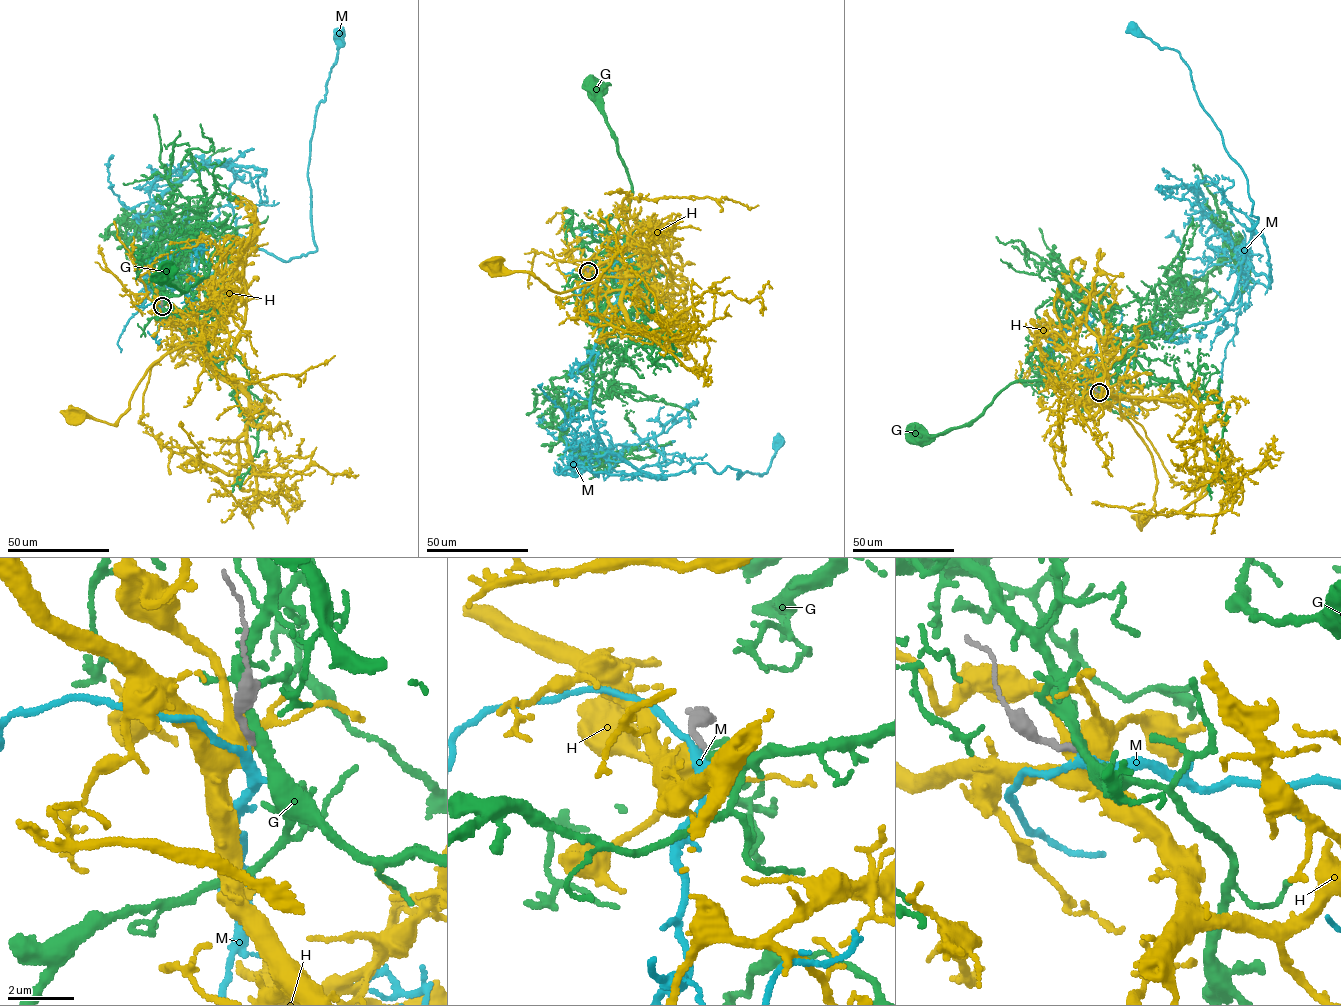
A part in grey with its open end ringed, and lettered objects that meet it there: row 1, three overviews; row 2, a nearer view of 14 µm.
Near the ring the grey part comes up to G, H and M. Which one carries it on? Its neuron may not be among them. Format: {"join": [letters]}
{"join": []}

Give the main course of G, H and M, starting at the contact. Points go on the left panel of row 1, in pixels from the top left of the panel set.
G: (162, 306), (163, 295), (159, 290), (178, 295), (202, 277), (182, 292), (157, 275), (159, 274)
H: (161, 306), (166, 323), (196, 325), (200, 341), (153, 362), (116, 422), (76, 416)
M: (162, 306), (180, 260), (212, 243), (242, 235), (286, 261), (316, 250), (309, 141), (339, 31)

